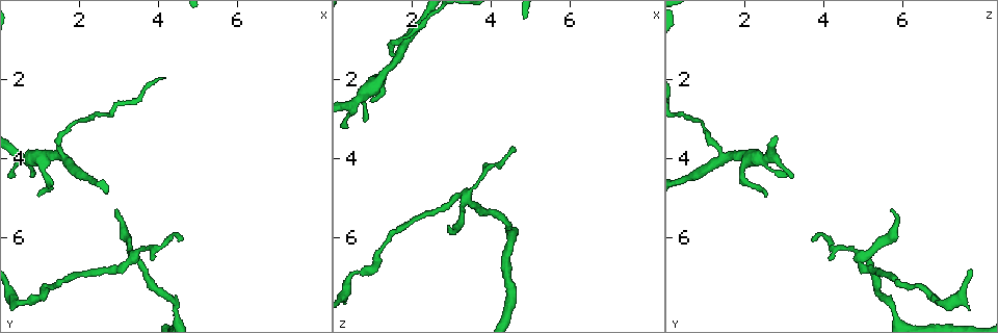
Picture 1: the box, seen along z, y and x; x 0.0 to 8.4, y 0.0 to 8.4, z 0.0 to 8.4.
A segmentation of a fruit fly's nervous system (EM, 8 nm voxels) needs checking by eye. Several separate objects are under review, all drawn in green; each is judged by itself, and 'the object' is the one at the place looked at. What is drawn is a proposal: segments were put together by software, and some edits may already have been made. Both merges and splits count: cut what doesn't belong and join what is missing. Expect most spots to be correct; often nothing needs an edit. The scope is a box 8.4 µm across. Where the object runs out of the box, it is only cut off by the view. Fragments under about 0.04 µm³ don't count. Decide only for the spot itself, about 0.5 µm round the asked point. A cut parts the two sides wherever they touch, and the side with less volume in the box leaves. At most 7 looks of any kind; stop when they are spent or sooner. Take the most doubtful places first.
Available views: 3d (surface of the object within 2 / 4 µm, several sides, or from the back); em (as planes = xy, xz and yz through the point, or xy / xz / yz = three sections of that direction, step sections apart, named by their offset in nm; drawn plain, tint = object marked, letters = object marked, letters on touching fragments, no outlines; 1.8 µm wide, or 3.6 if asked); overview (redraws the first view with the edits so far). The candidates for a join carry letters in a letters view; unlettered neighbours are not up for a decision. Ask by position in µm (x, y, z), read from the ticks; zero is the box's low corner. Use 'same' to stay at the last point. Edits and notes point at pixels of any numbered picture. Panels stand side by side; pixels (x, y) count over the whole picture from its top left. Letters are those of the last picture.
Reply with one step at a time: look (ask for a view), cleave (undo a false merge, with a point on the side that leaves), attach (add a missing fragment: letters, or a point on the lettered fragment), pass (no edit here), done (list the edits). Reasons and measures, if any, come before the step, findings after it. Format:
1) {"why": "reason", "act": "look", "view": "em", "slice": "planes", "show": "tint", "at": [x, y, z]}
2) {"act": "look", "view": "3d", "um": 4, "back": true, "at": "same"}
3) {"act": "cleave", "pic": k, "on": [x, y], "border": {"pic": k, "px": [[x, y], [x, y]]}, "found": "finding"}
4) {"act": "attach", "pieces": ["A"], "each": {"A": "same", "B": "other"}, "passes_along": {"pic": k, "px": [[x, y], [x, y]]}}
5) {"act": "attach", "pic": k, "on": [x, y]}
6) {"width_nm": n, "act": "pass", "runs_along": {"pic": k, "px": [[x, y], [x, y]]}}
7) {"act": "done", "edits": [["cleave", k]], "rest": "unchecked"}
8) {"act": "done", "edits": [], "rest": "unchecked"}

{"why": "tapers out", "act": "look", "view": "3d", "um": 2, "at": [2.90, 5.35, 5.75]}

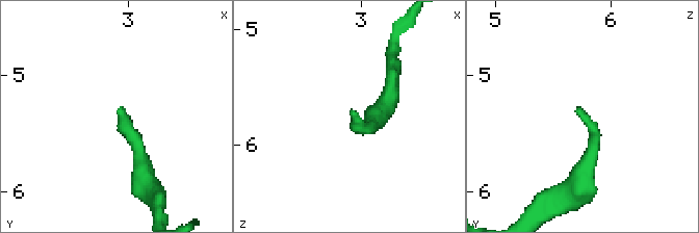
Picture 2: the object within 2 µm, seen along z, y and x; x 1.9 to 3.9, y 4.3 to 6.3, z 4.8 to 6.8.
{"why": "now the EM", "act": "look", "view": "em", "slice": "yz", "step": 16, "show": "tint", "at": [2.90, 5.32, 5.72]}

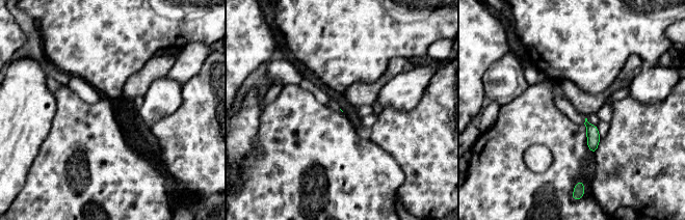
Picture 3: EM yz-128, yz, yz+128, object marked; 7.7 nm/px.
{"act": "look", "view": "em", "slice": "planes", "show": "letters", "at": "same"}

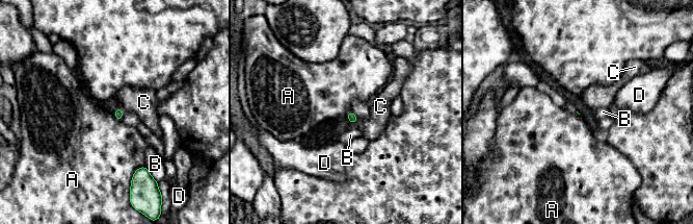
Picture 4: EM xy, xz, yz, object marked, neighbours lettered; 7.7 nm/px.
{"act": "pass", "each": {"A": "other", "B": "other", "C": "other", "D": "other"}, "border": {"pic": 4, "px": [[144, 165], [134, 172], [130, 184]]}, "found": "no lettered fragment goes on from it"}

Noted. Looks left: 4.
{"why": "thin end", "act": "look", "view": "3d", "um": 4, "back": true, "at": [0.80, 4.40, 3.00]}

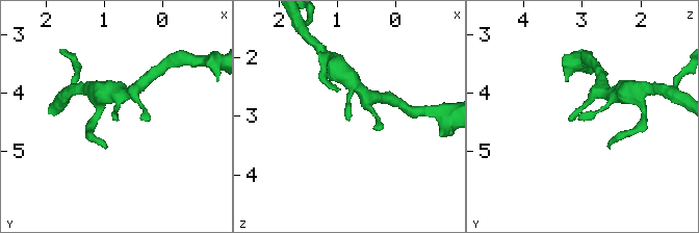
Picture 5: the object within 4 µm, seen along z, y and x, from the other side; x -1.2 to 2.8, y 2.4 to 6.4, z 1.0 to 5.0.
{"act": "look", "view": "em", "slice": "yz", "step": 16, "show": "tint", "at": [0.80, 4.45, 3.00]}

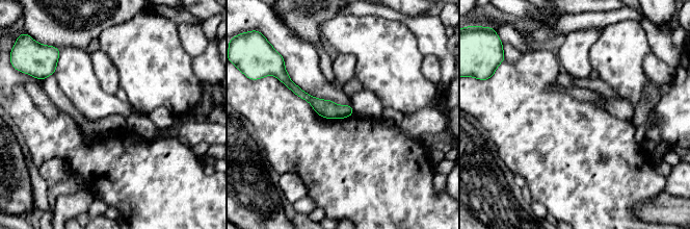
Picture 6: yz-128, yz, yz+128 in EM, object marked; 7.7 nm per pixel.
{"why": "another direction", "act": "look", "view": "em", "slice": "planes", "show": "letters", "at": "same"}

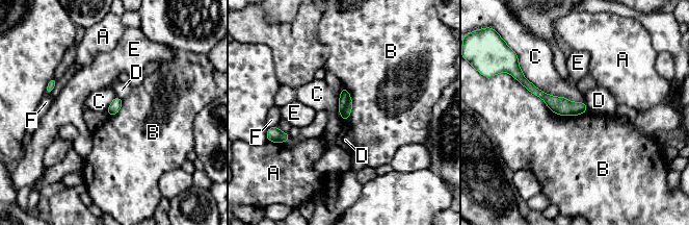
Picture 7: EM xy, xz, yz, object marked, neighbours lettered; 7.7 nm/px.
{"longest_contact_nm": ["B", 650], "act": "pass", "each": {"A": "other", "B": "other", "C": "other", "D": "other", "E": "other", "F": "other"}, "runs_along": {"pic": 7, "px": [[523, 81], [556, 104], [583, 109]]}, "found": "none of them fits"}

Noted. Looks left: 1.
{"act": "done", "edits": [], "rest": "unchecked"}

